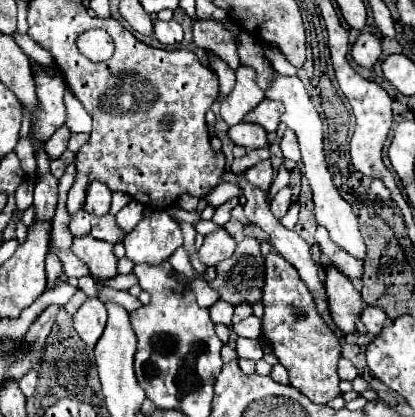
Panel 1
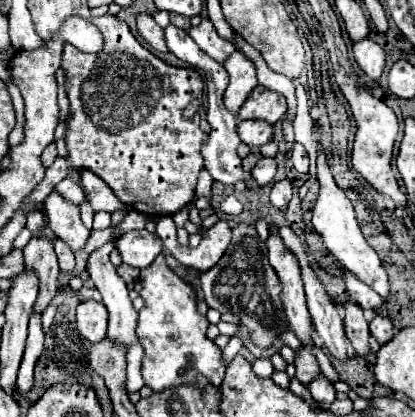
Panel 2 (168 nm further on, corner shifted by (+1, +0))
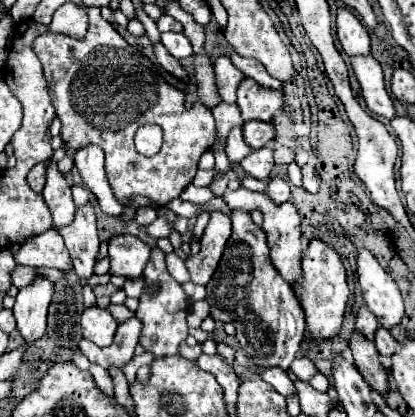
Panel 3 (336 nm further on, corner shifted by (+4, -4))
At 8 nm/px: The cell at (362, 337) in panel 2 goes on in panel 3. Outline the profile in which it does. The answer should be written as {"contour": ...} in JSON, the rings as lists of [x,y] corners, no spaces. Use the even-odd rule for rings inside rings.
{"contour":[[[353,332],[351,334],[351,342],[349,348],[353,352],[357,370],[361,372],[361,376],[367,380],[367,384],[381,396],[385,396],[389,392],[389,382],[387,382],[387,370],[383,368],[383,364],[379,362],[379,352],[373,344],[373,340],[361,338],[361,334]]]}

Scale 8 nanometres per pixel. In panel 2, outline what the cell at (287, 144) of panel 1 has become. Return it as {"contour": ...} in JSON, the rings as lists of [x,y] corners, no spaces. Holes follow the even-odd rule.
{"contour":[[[294,142],[294,148],[292,148],[292,164],[298,172],[308,172],[308,152],[306,148],[300,144],[300,142]]]}

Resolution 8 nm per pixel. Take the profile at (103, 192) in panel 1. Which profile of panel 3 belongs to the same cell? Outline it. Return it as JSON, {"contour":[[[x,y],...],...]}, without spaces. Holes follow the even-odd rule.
{"contour":[[[89,144],[87,148],[81,148],[75,152],[75,166],[85,182],[85,186],[97,196],[99,206],[105,214],[119,216],[125,212],[125,206],[113,196],[113,190],[107,182],[105,168],[103,168],[103,152],[101,148]]]}

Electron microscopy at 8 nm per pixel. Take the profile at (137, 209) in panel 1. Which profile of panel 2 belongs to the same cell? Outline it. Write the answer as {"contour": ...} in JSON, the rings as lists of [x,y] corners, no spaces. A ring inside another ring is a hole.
{"contour":[[[110,240],[106,242],[102,248],[94,250],[88,258],[88,274],[94,282],[94,286],[98,288],[98,292],[102,294],[102,302],[104,306],[108,308],[108,314],[110,314],[110,320],[108,320],[108,334],[106,334],[106,340],[114,342],[114,344],[122,344],[126,348],[126,382],[124,382],[124,388],[126,392],[140,392],[140,388],[144,386],[144,380],[142,380],[142,374],[140,374],[140,364],[142,364],[142,344],[140,340],[136,338],[136,316],[138,312],[134,310],[132,306],[132,300],[128,296],[128,288],[126,288],[126,282],[116,274],[116,268],[112,266],[110,262],[110,252],[116,248],[116,240]]]}

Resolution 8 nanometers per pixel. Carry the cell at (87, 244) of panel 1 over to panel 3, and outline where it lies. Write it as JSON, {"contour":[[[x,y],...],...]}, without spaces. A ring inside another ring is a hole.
{"contour":[[[49,158],[47,164],[47,184],[43,190],[43,198],[53,214],[53,228],[61,228],[73,220],[75,204],[71,198],[71,186],[65,176],[57,170],[57,162]]]}

